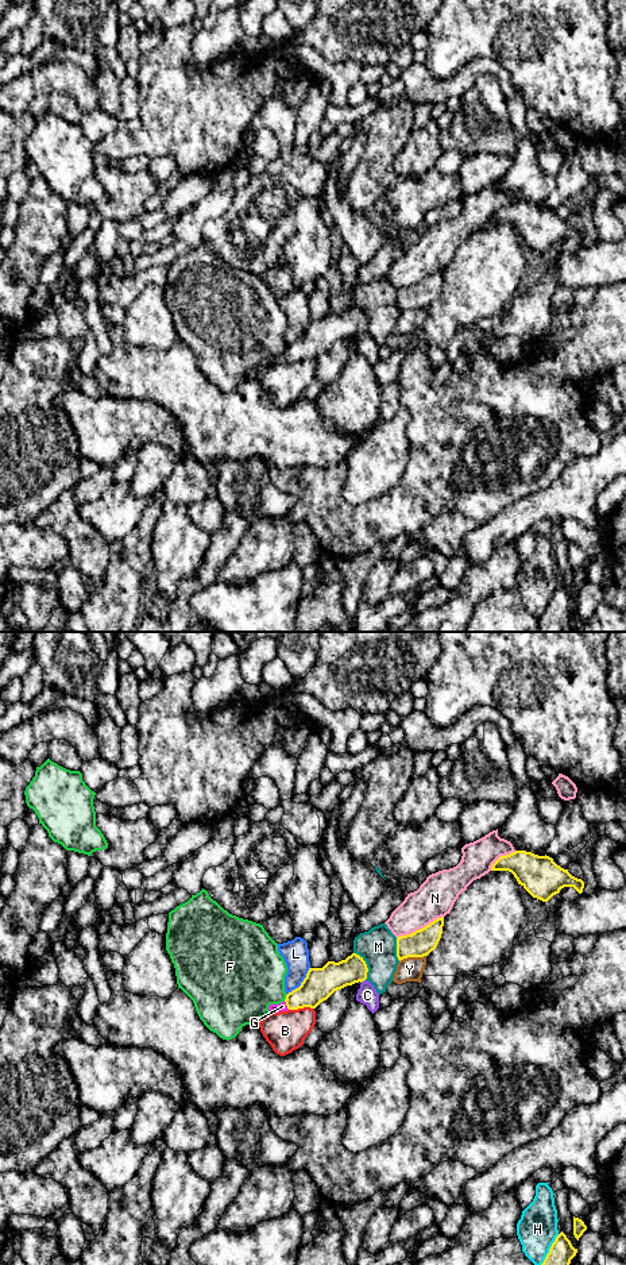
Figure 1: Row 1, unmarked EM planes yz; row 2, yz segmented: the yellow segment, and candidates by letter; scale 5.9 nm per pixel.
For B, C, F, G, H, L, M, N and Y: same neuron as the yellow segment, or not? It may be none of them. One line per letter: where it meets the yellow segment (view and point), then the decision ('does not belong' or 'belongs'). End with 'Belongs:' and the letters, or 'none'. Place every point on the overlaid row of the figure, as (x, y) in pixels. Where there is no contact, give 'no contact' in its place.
B: meets yellow in yz at (301, 1007); does not belong
C: meets yellow in yz at (362, 980); does not belong
F: meets yellow in yz at (286, 997); does not belong
G: meets yellow in yz at (286, 1005); belongs
H: meets yellow in yz at (549, 1249); does not belong
L: meets yellow in yz at (302, 982); does not belong
M: meets yellow in yz at (366, 965); does not belong
N: meets yellow in yz at (420, 929); does not belong
Y: meets yellow in yz at (412, 956); does not belong
Belongs: G

